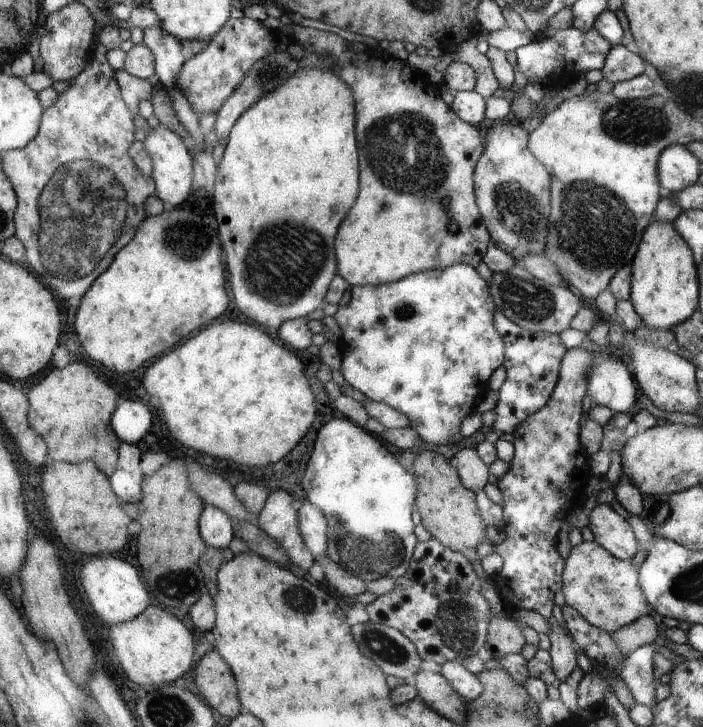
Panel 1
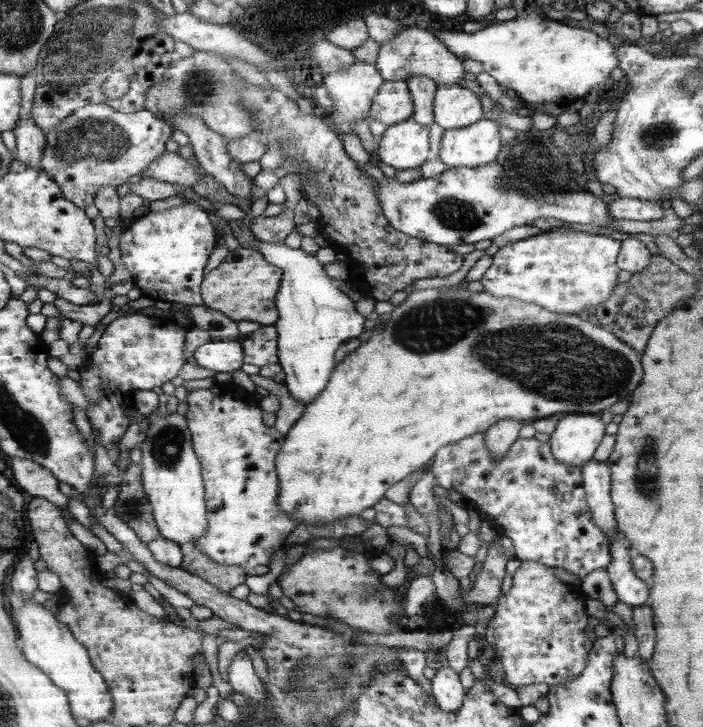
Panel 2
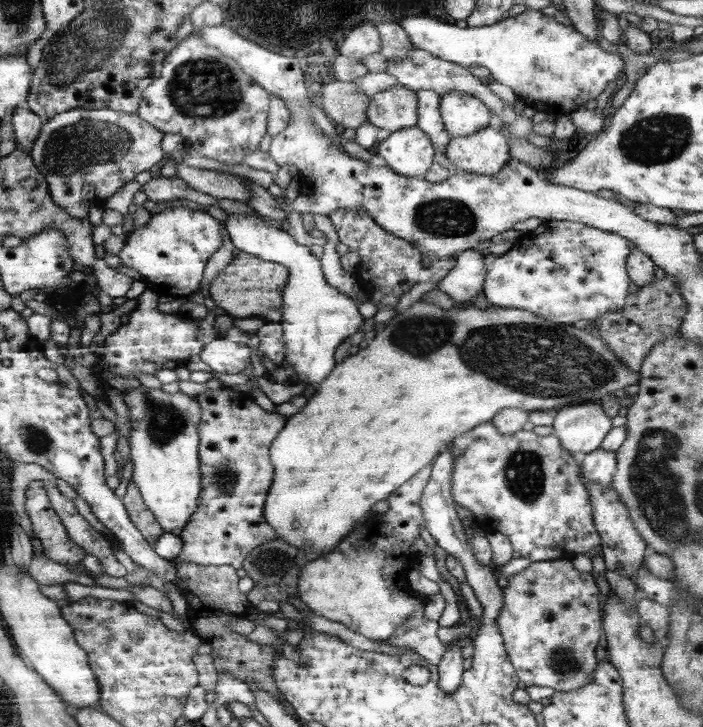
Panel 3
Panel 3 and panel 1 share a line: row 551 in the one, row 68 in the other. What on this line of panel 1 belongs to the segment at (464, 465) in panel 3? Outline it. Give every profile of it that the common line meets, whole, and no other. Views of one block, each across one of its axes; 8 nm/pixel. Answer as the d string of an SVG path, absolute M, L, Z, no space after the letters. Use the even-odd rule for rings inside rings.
M572 26L566 29L548 29L540 32L540 35L532 39L530 44L515 50L516 70L520 70L527 80L538 78L542 88L564 89L572 76L584 74L592 69L601 70L612 47L612 44L594 27L588 32Z

